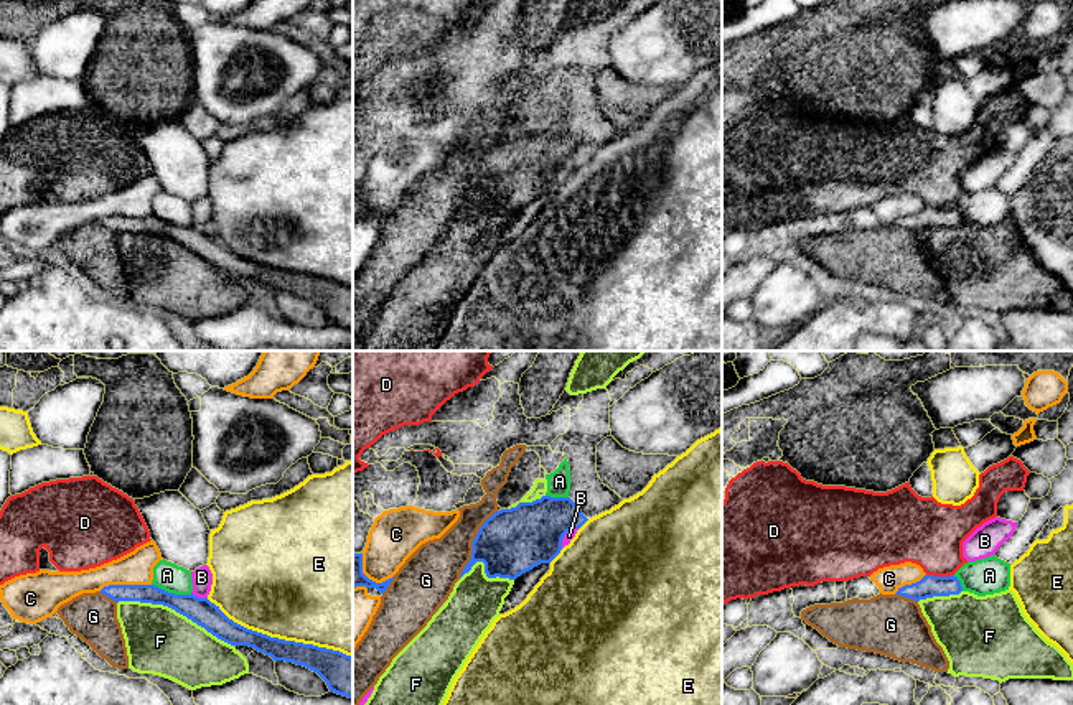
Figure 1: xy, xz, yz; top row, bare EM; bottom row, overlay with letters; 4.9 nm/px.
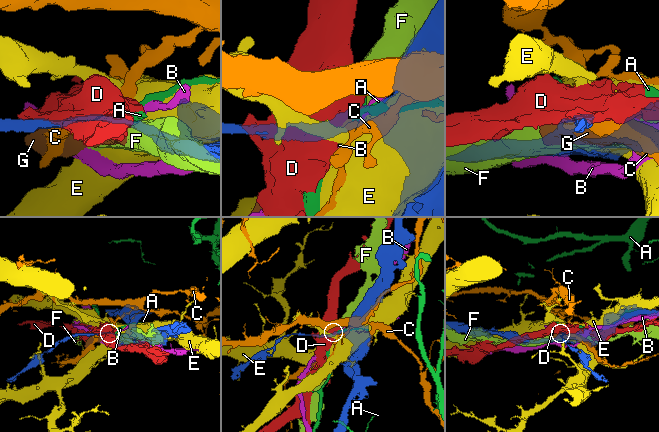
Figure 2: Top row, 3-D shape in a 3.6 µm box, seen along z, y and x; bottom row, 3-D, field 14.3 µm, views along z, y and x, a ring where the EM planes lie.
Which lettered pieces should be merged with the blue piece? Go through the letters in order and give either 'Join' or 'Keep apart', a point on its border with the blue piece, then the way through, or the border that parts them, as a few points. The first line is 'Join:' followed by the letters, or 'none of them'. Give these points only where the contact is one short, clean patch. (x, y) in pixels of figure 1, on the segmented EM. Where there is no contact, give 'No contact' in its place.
Join: none of them
A: Keep apart. Touches blue at xy (172, 593). Boundary: xy (152, 583), (168, 592), (192, 593)
B: Keep apart. Touches blue at xy (200, 598)
C: Keep apart. Touches blue at xy (124, 585). Boundary: xy (150, 583), (109, 583), (99, 590)
D: Keep apart. Touches blue at yz (940, 577)
E: Keep apart. Touches blue at xy (277, 638)
F: Keep apart. Touches blue at xy (175, 610)
G: Keep apart. Touches blue at xz (472, 542)

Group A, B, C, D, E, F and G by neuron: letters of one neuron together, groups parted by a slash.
A / B / C / D / E / F / G

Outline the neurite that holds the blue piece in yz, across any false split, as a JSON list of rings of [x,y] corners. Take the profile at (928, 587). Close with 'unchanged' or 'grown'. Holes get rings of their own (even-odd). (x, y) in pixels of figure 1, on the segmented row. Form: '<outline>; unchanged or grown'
[[[925,575],[920,581],[898,588],[895,595],[920,601],[933,596],[959,595],[963,591],[958,577]]]; unchanged

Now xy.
[[[109,585],[101,590],[114,601],[163,605],[186,616],[208,633],[231,646],[249,646],[275,662],[285,661],[316,672],[330,692],[353,698],[353,657],[340,651],[270,637],[229,619],[208,598],[168,593],[155,585]]]; unchanged

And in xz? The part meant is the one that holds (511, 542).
[[[542,496],[501,509],[480,527],[460,578],[483,562],[488,578],[516,580],[541,563],[551,563],[562,550],[564,535],[587,521],[570,497]]]; unchanged

